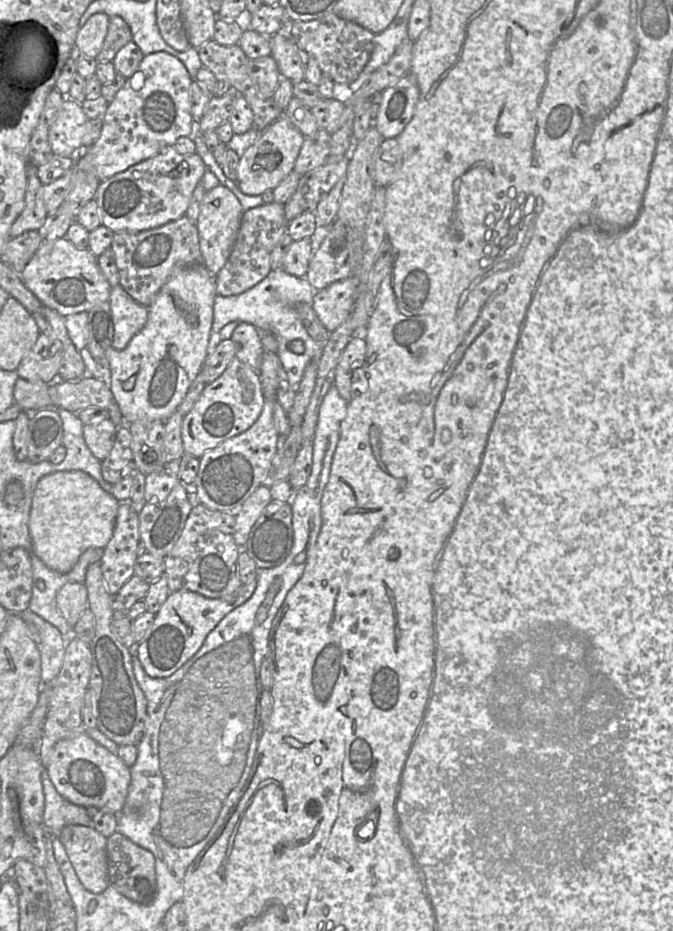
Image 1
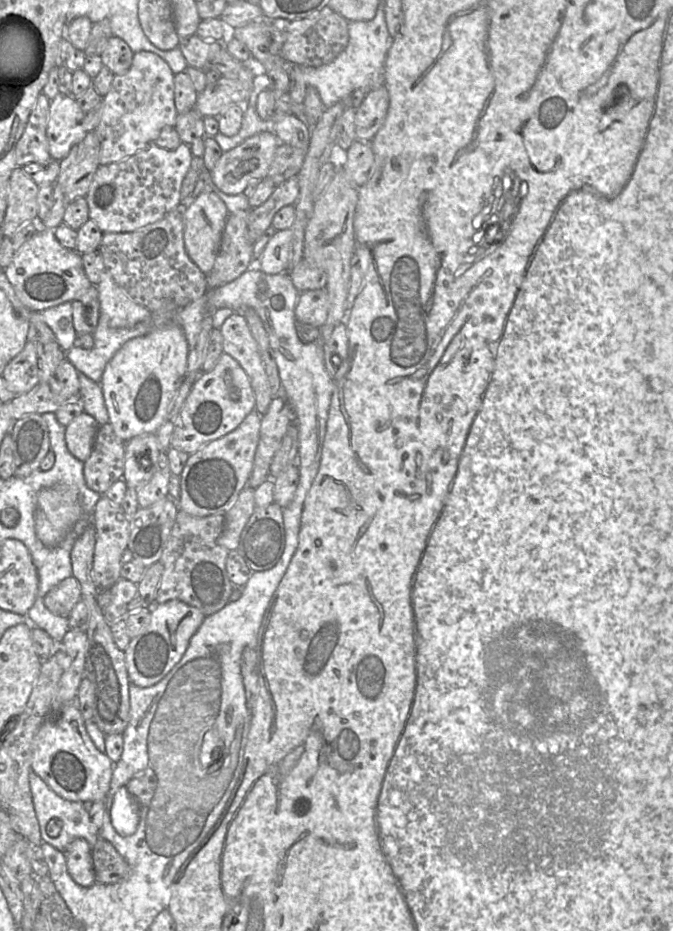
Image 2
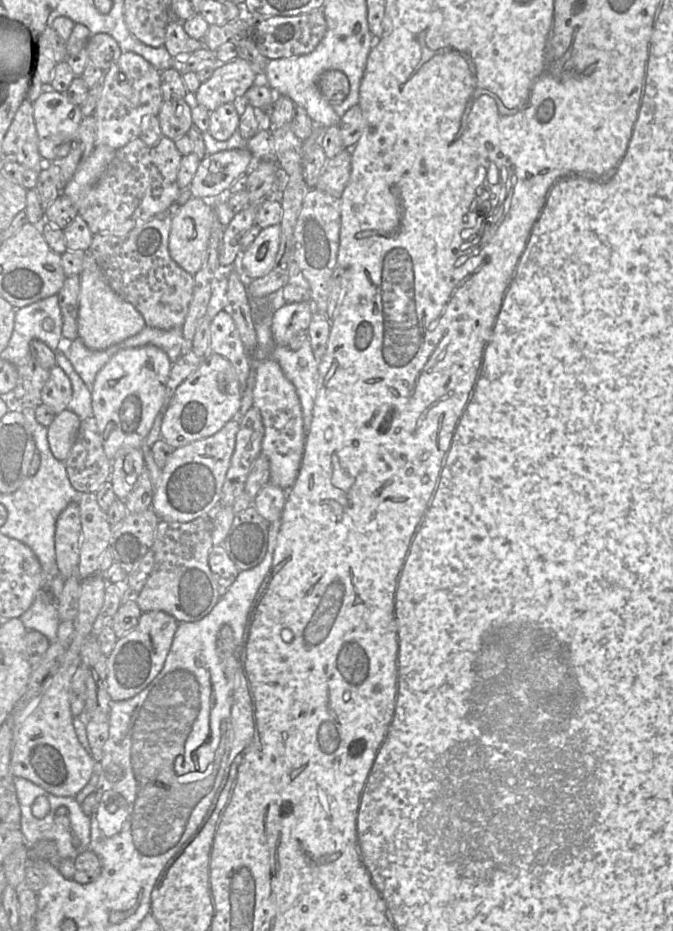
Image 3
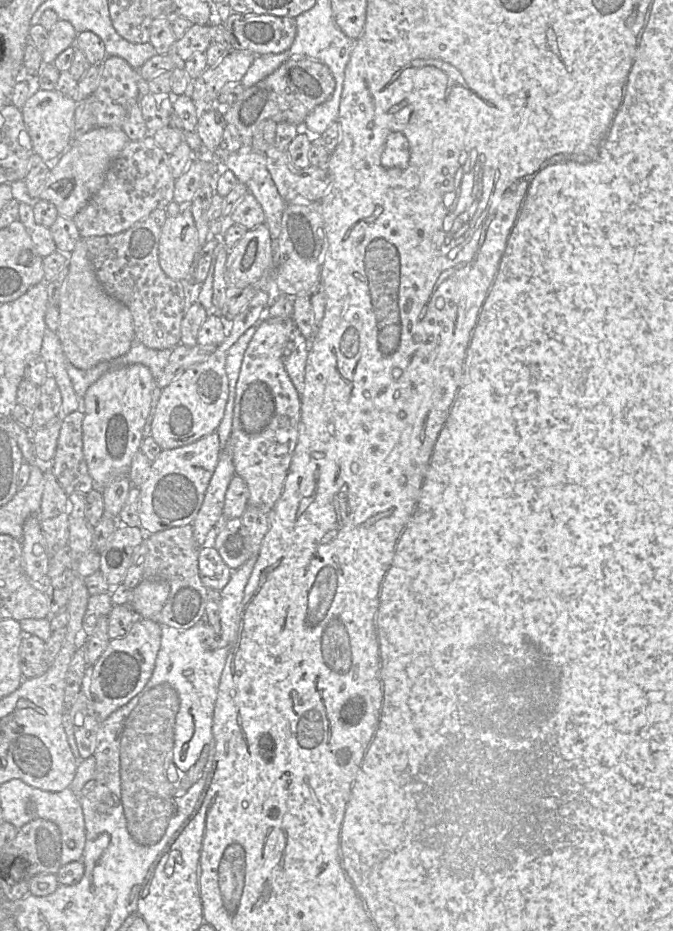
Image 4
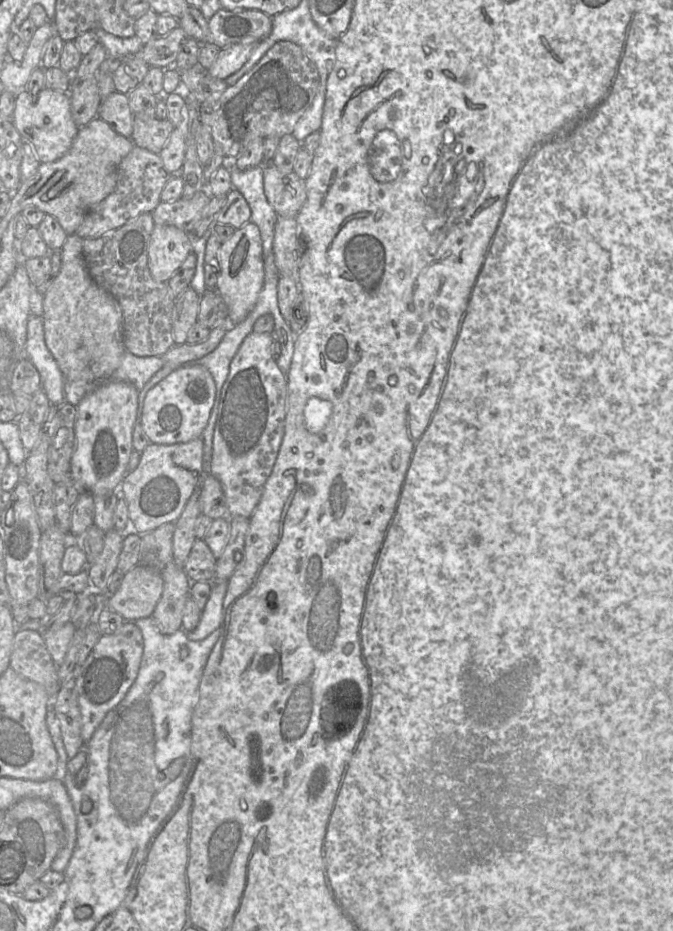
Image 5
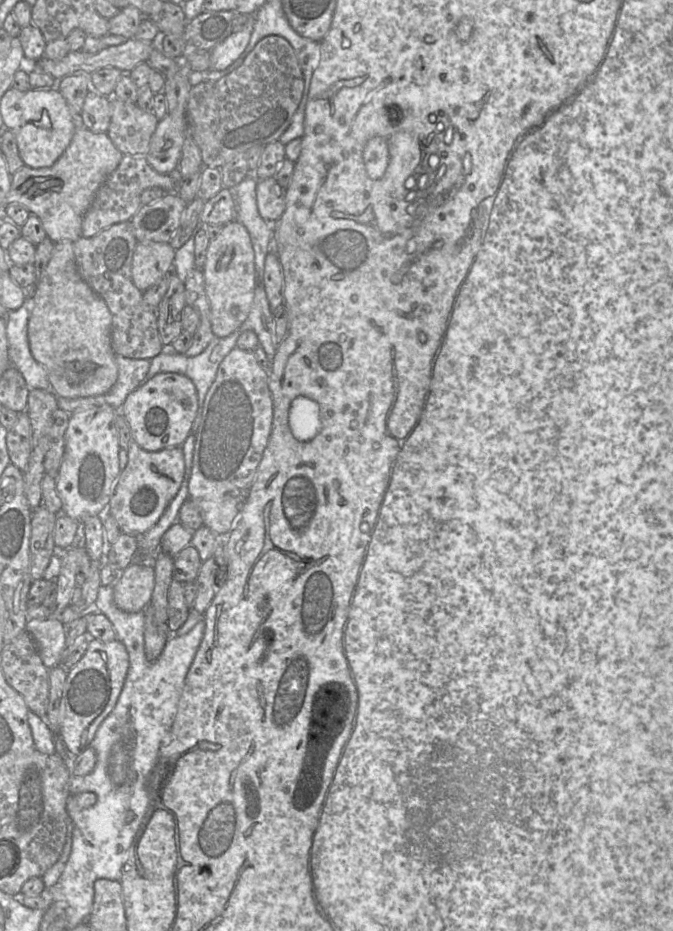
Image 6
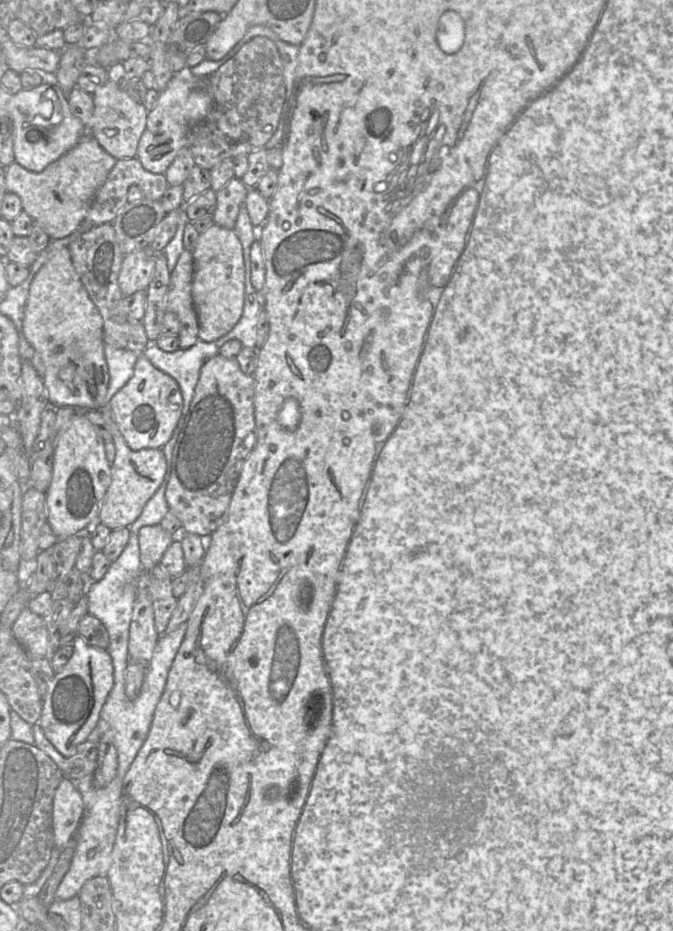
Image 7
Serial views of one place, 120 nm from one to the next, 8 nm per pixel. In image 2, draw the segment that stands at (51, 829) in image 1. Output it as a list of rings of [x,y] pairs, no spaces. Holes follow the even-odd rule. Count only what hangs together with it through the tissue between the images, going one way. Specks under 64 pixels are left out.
[[[32,772],[29,777],[32,800],[35,813],[39,822],[41,836],[44,843],[50,844],[56,849],[65,852],[69,844],[77,838],[84,838],[93,846],[98,838],[99,829],[92,823],[89,813],[83,807],[82,802],[69,801],[56,794],[45,781]],[[51,819],[62,822],[61,831],[56,837],[47,834],[47,824]]]

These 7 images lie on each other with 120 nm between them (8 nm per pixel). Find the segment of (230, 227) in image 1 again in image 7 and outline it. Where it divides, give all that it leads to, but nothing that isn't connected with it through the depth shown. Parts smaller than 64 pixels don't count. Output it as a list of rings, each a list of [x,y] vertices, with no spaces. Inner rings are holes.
[[[144,248],[124,256],[118,278],[124,297],[148,288],[154,276],[158,253],[161,252]]]

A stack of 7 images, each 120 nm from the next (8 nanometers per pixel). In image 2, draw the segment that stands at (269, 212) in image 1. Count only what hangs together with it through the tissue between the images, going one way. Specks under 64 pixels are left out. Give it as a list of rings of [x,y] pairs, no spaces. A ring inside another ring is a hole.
[[[239,210],[227,217],[216,261],[207,273],[211,289],[225,285],[249,270],[255,242],[249,238],[248,217],[248,210]]]

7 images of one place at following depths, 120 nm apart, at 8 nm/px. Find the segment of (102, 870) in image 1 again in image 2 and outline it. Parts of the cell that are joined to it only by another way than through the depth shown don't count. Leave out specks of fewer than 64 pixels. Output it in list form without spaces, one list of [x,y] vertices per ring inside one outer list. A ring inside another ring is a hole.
[[[77,838],[65,853],[67,869],[72,879],[83,887],[97,883],[92,860],[92,846],[84,838]]]

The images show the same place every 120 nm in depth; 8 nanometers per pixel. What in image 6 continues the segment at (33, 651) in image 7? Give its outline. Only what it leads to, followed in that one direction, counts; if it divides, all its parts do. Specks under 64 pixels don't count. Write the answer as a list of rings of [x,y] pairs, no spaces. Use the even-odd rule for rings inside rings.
[[[56,617],[30,619],[25,630],[35,641],[43,664],[48,669],[57,666],[66,639],[63,624]]]

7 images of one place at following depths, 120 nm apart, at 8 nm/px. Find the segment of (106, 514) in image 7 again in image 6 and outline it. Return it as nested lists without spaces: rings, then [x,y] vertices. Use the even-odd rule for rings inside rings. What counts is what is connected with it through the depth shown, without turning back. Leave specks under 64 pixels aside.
[[[131,441],[127,465],[120,472],[104,514],[115,518],[122,533],[142,535],[158,522],[185,480],[186,466],[181,447],[146,451]]]

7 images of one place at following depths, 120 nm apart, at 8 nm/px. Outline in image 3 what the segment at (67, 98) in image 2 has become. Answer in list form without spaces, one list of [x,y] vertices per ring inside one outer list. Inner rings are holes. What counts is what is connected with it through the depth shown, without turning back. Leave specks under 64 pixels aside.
[[[50,88],[33,102],[33,114],[39,153],[43,161],[52,161],[59,147],[74,138],[83,118],[80,106]]]

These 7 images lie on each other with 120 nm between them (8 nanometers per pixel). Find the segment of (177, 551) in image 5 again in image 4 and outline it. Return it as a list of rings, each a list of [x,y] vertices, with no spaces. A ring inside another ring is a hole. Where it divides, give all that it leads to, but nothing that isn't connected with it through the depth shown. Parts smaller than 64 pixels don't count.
[[[228,398],[224,416],[215,431],[219,436],[221,447],[219,461],[205,492],[201,508],[191,523],[194,539],[200,547],[204,546],[208,533],[223,515],[226,491],[236,475],[230,444],[233,406],[234,398]]]

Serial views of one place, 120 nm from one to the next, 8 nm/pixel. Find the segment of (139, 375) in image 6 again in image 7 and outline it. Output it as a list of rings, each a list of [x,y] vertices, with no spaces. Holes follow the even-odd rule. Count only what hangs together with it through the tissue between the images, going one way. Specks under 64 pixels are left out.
[[[105,344],[104,353],[110,380],[103,404],[108,405],[112,397],[132,378],[136,361],[143,354],[142,352],[118,349],[110,344]]]

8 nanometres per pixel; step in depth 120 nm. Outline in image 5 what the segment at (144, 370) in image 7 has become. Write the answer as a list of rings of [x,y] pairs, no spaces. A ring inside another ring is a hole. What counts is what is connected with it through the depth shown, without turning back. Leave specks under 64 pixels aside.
[[[183,366],[156,384],[145,396],[140,423],[152,444],[188,443],[199,437],[208,425],[217,396],[211,373],[203,366]]]

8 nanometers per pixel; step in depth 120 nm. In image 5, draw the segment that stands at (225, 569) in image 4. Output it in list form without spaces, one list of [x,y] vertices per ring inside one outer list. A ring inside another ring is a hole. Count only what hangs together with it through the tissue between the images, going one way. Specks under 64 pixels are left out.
[[[196,539],[183,570],[192,583],[209,582],[215,579],[217,559],[203,540]]]

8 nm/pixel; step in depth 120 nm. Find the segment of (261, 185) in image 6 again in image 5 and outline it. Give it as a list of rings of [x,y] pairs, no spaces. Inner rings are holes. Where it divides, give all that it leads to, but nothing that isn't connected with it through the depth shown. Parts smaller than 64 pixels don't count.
[[[266,162],[264,193],[278,217],[296,217],[307,198],[305,179],[294,171],[284,172],[272,162]]]

